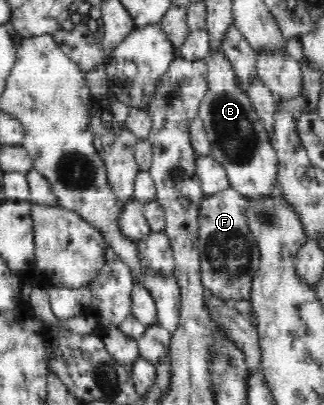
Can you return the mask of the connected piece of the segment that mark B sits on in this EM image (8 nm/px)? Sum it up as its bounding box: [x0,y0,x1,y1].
[198,48,278,201]

